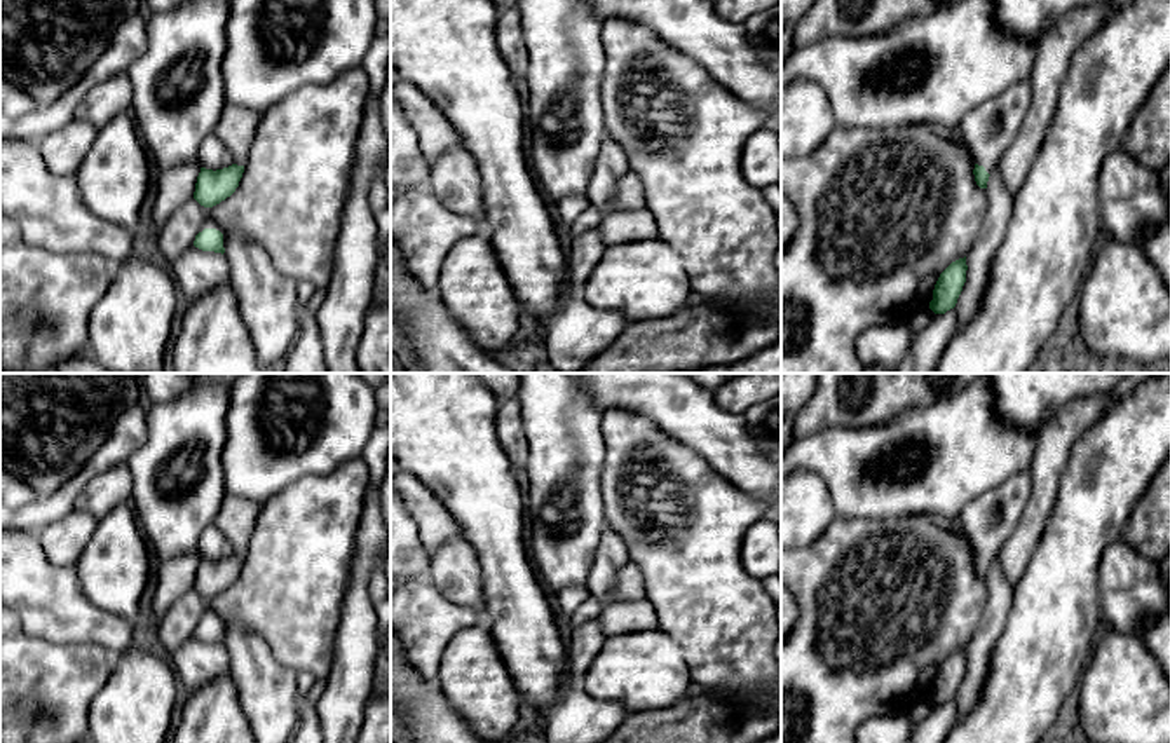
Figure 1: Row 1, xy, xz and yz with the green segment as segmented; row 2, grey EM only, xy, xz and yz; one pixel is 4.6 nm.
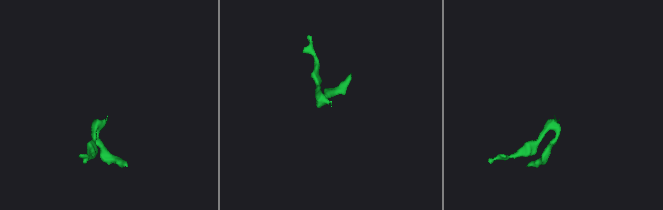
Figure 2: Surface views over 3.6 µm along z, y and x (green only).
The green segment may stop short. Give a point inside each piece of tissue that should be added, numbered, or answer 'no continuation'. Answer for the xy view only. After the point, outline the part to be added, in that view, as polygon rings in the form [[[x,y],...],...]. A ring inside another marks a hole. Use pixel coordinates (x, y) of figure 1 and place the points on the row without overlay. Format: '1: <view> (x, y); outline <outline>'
1: xy (238, 515); outline [[[223,494],[214,525],[228,537],[234,555],[244,556],[253,535],[262,504],[232,494]]]

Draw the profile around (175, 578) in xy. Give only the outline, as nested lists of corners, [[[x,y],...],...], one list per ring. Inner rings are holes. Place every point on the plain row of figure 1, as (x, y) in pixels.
[[[188,553],[160,563],[153,595],[153,610],[159,619],[166,617],[167,610],[180,596],[194,590],[199,563],[199,553]]]

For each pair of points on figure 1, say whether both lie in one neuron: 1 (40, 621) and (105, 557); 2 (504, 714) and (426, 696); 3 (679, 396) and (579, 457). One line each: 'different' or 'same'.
1: different
2: different
3: different

